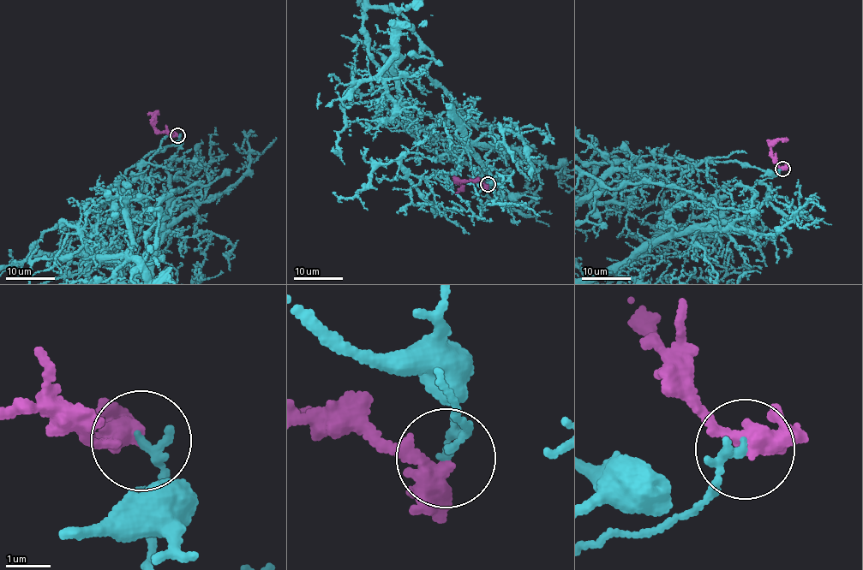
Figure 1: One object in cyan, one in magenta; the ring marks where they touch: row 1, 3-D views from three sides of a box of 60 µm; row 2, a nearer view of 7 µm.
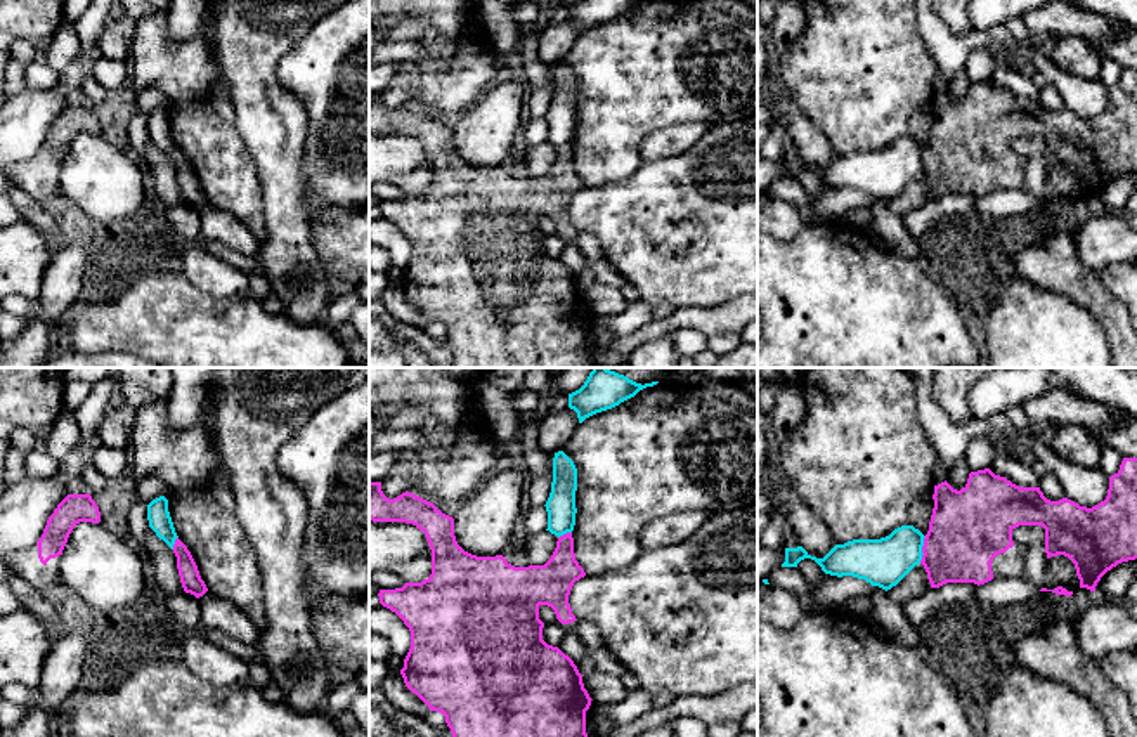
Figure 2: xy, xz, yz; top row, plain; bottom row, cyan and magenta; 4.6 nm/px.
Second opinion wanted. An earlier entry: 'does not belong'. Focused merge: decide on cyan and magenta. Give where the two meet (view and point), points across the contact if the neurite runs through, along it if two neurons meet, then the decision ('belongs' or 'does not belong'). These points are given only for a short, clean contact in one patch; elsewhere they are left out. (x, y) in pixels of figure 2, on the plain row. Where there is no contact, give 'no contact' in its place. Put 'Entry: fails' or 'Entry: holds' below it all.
contact yz (921, 162); border yz (926, 148), (919, 174); does not belong
Entry: holds

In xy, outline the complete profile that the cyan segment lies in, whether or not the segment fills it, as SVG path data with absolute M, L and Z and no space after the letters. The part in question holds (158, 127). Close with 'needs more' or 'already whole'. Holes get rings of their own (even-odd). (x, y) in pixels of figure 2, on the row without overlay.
M159 108L147 116L149 139L163 151L172 161L179 149L168 123L168 111Z; already whole

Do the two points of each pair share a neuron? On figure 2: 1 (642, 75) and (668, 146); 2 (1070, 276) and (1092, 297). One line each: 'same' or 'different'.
1: different
2: same

